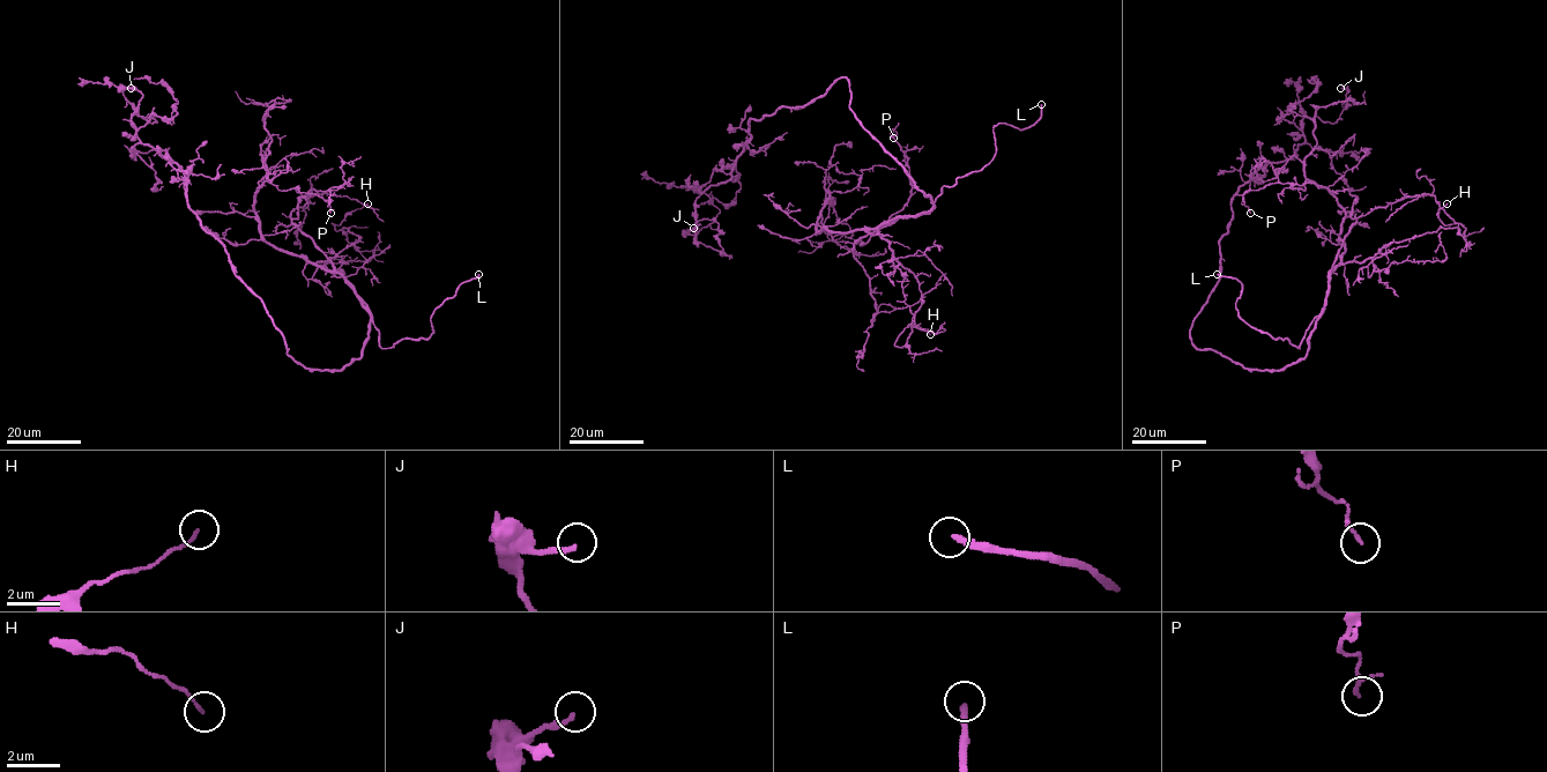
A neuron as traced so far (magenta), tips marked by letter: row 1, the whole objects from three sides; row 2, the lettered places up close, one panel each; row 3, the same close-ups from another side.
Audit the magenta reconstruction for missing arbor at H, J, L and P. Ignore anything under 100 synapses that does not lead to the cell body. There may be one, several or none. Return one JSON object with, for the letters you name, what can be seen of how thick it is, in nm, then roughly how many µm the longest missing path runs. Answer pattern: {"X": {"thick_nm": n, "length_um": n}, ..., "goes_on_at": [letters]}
{"L": {"thick_nm": 240, "length_um": 10}, "goes_on_at": ["L"]}

